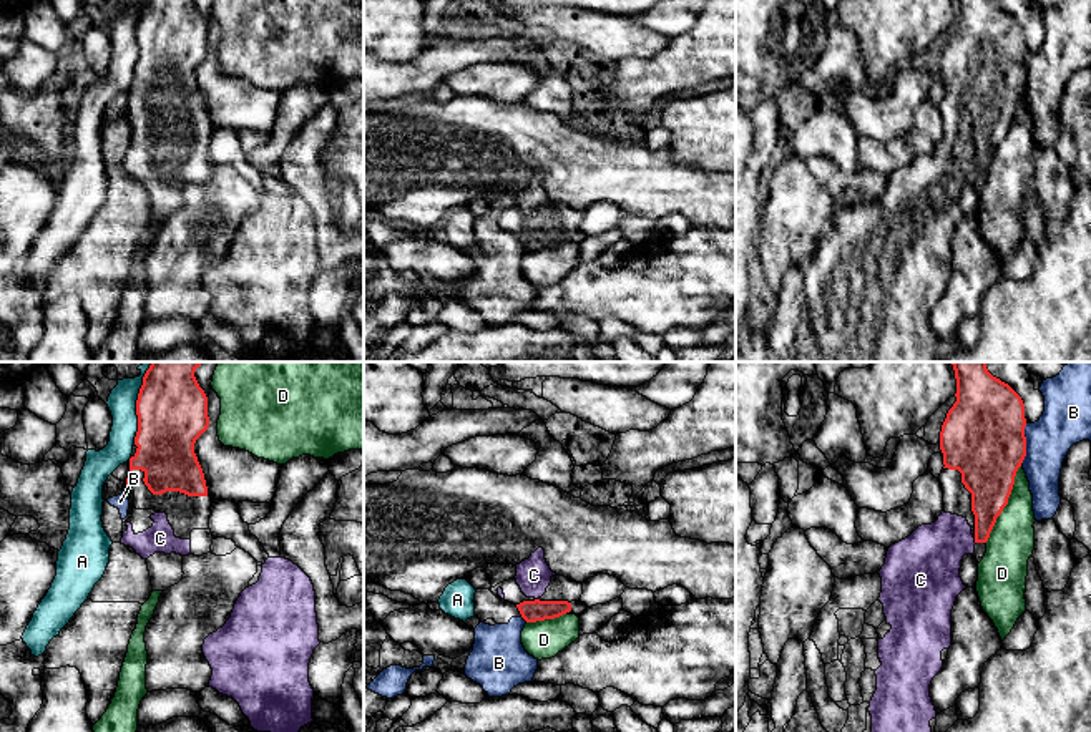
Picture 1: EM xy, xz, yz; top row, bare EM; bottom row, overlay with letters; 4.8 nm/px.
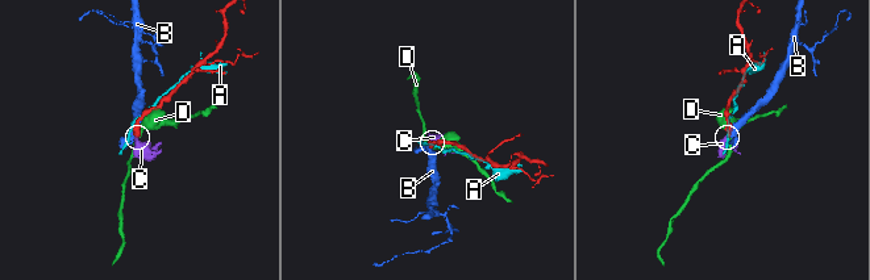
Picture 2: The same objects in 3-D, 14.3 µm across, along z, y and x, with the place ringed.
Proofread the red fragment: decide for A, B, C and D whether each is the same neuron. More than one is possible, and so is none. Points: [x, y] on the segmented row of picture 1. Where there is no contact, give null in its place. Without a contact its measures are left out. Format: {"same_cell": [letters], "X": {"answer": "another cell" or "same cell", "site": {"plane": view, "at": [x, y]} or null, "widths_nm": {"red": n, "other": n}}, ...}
{"same_cell": ["C"], "A": {"answer": "another cell", "site": {"plane": "xy", "at": [136, 404]}, "widths_nm": {"red": 340, "other": 140}}, "B": {"answer": "another cell", "site": {"plane": "yz", "at": [1025, 444]}, "widths_nm": {"red": 400, "other": 240}}, "C": {"answer": "same cell", "site": {"plane": "yz", "at": [975, 541]}, "widths_nm": {"red": 180, "other": 320}}, "D": {"answer": "another cell", "site": {"plane": "yz", "at": [1007, 502]}, "widths_nm": {"red": 320, "other": 220}}}

